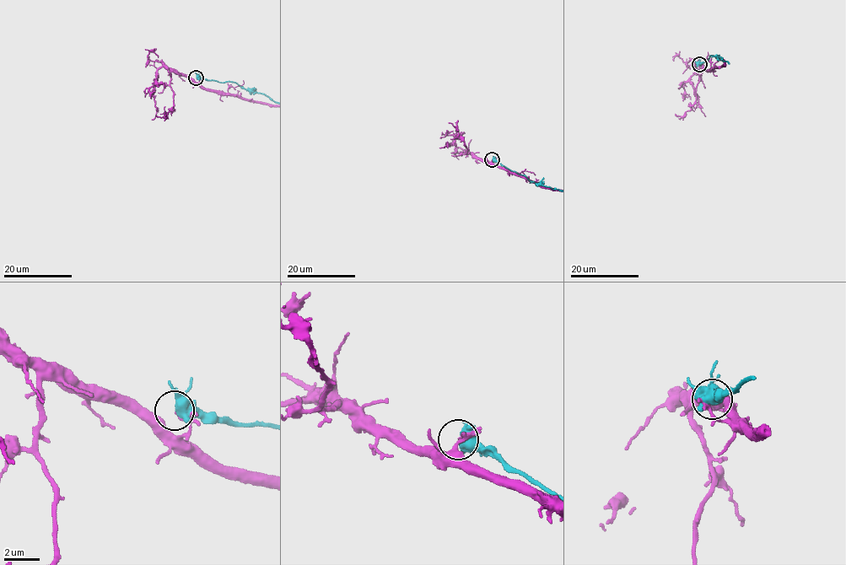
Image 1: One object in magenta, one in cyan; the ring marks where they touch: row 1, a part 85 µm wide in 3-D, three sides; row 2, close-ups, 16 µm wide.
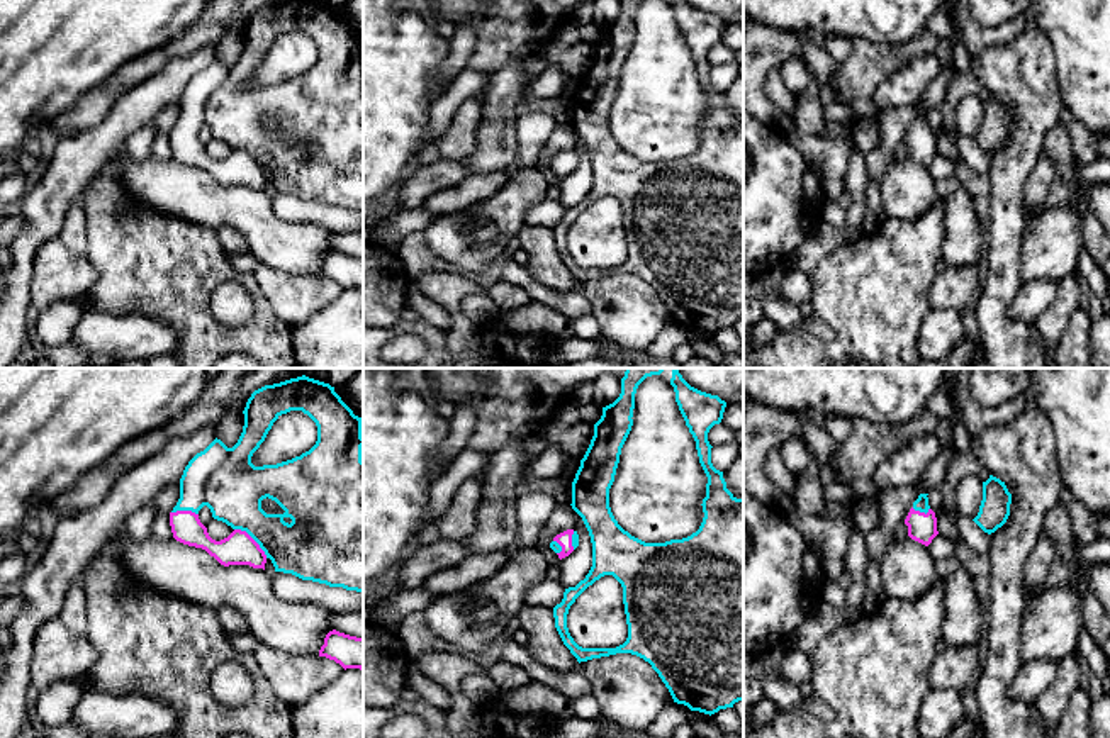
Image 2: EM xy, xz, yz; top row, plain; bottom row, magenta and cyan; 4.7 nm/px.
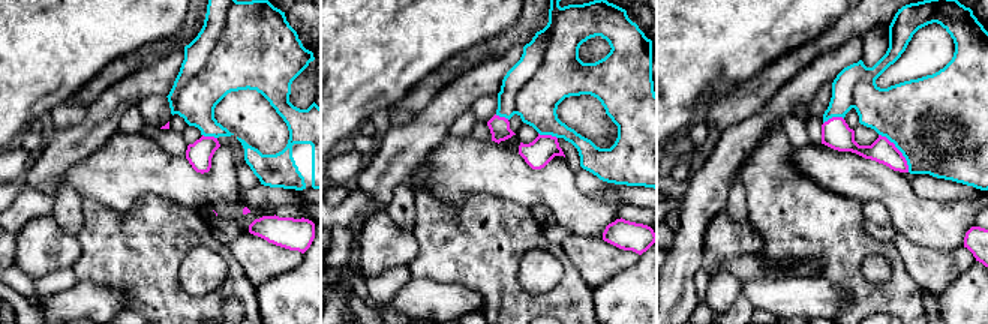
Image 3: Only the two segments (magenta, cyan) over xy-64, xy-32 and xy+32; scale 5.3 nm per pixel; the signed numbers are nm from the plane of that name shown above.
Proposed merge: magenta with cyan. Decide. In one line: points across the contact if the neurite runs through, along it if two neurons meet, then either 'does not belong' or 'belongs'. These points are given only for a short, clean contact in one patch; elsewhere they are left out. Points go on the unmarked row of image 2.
does not belong

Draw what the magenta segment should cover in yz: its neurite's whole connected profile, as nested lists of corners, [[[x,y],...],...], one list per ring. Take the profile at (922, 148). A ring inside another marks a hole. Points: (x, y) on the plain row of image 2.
[[[910,129],[905,144],[908,146],[908,156],[925,166],[932,163],[932,159],[939,154],[937,151],[937,137],[932,129],[928,132]]]

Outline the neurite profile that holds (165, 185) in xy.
[[[124,156],[119,171],[119,183],[129,197],[131,209],[151,209],[171,214],[178,219],[219,231],[224,226],[238,229],[249,248],[249,253],[277,271],[290,275],[319,277],[324,258],[333,251],[334,231],[319,224],[292,224],[273,212],[272,197],[263,188],[249,185],[221,185],[205,170],[156,156],[136,159]]]

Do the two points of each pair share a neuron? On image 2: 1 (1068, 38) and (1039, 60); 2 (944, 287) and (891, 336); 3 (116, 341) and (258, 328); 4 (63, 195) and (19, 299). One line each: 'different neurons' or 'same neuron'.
1: different neurons
2: different neurons
3: different neurons
4: same neuron

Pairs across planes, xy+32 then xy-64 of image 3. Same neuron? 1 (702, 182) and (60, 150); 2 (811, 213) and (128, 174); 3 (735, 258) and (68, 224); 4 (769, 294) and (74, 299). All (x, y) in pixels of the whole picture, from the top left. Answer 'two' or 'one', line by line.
1: one
2: two
3: two
4: one

